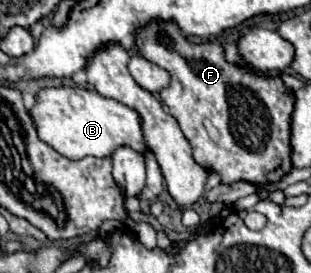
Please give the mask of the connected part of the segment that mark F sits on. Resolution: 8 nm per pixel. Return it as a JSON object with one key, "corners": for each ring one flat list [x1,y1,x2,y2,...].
{"corners":[[148,23,138,31,136,51,170,73,170,85,160,91,164,111,170,113,192,145,194,161,218,173,222,183,276,183,292,169,288,123,294,93,280,77,262,79,224,59,218,43,188,43,174,23]]}

